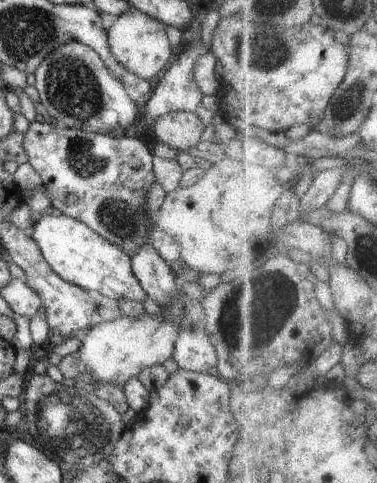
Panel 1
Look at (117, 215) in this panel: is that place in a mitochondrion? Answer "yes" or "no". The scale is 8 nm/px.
yes

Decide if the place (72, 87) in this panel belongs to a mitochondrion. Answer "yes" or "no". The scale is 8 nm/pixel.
yes

